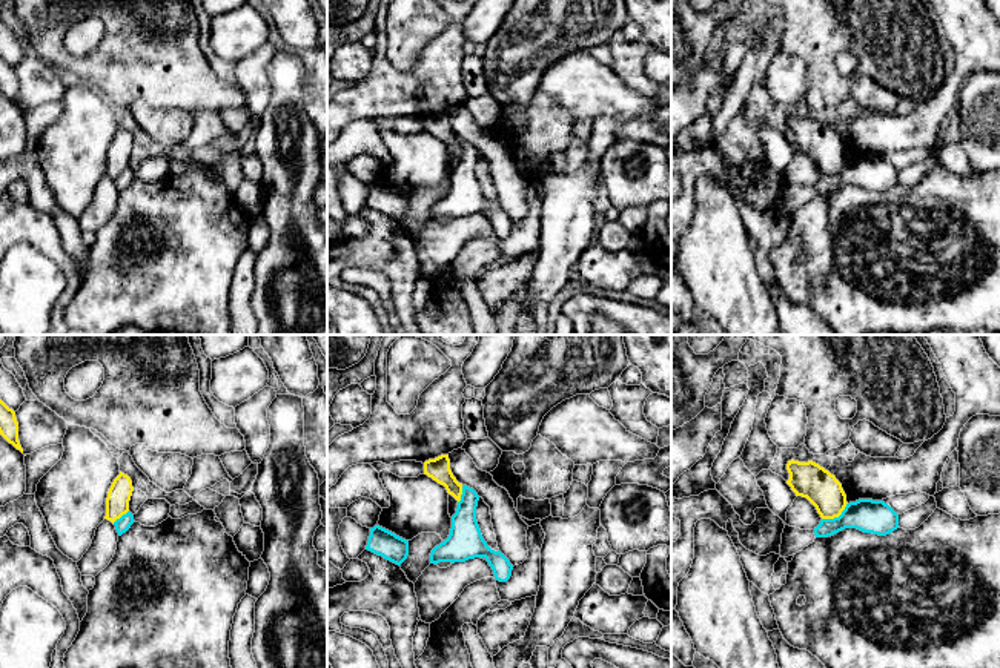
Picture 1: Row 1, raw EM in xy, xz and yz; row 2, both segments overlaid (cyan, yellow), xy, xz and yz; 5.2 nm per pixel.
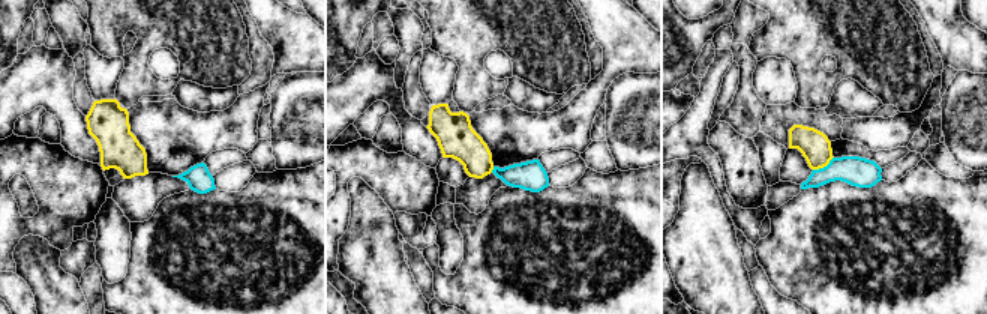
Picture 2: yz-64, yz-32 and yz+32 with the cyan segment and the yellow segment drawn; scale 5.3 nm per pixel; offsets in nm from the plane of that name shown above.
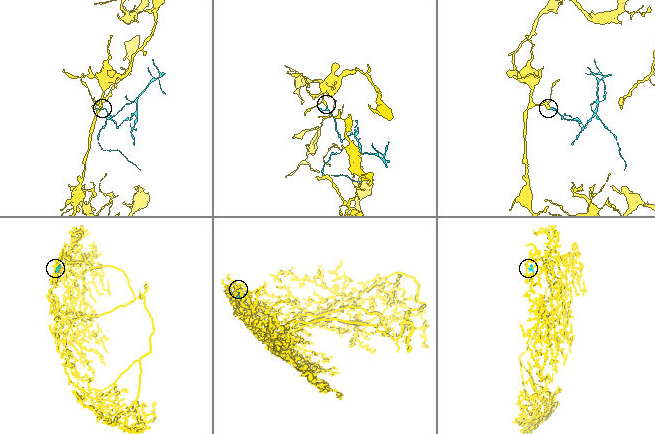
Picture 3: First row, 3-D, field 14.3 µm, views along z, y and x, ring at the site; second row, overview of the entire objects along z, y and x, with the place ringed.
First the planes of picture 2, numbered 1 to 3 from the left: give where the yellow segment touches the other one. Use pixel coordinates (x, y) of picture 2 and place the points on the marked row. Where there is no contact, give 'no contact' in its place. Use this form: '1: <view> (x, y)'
1: no contact
2: yz-32 (492, 170)
3: yz+32 (824, 167)

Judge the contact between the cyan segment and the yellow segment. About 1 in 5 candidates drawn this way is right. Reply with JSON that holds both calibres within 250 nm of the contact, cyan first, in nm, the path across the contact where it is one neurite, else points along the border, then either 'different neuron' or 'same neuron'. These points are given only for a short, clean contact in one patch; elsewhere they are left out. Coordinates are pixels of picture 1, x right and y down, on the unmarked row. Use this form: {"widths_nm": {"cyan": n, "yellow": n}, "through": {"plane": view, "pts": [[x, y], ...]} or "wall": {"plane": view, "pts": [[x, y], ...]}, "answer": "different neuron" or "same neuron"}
{"widths_nm": {"cyan": 180, "yellow": 190}, "wall": {"plane": "yz", "pts": [[847, 158], [837, 172], [822, 175]]}, "answer": "different neuron"}

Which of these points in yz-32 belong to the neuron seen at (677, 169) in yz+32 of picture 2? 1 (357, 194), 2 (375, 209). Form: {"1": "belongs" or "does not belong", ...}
{"1": "does not belong", "2": "does not belong"}

